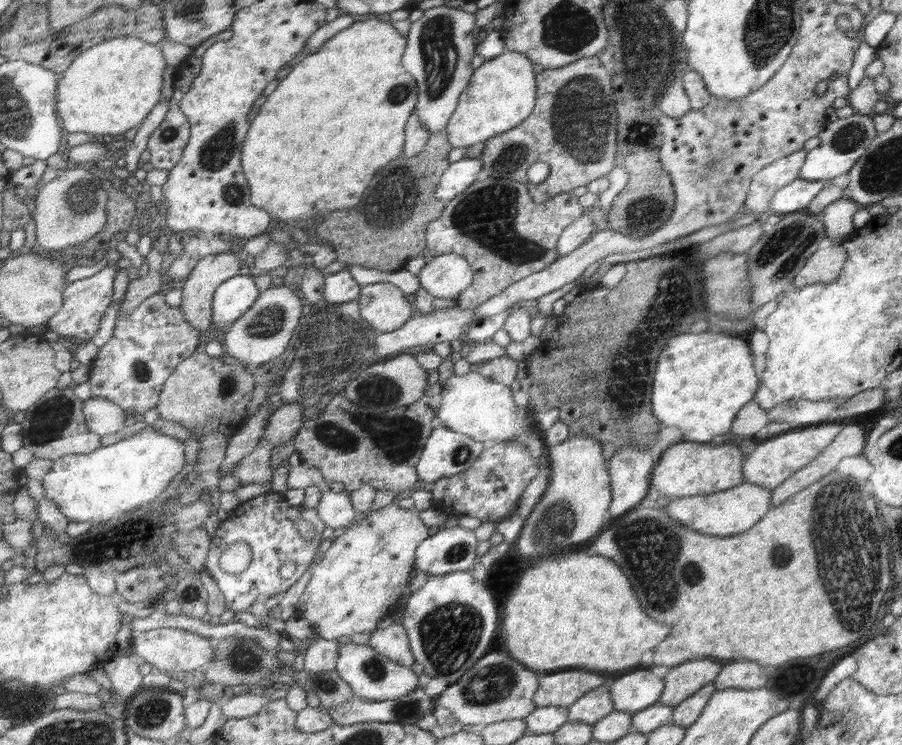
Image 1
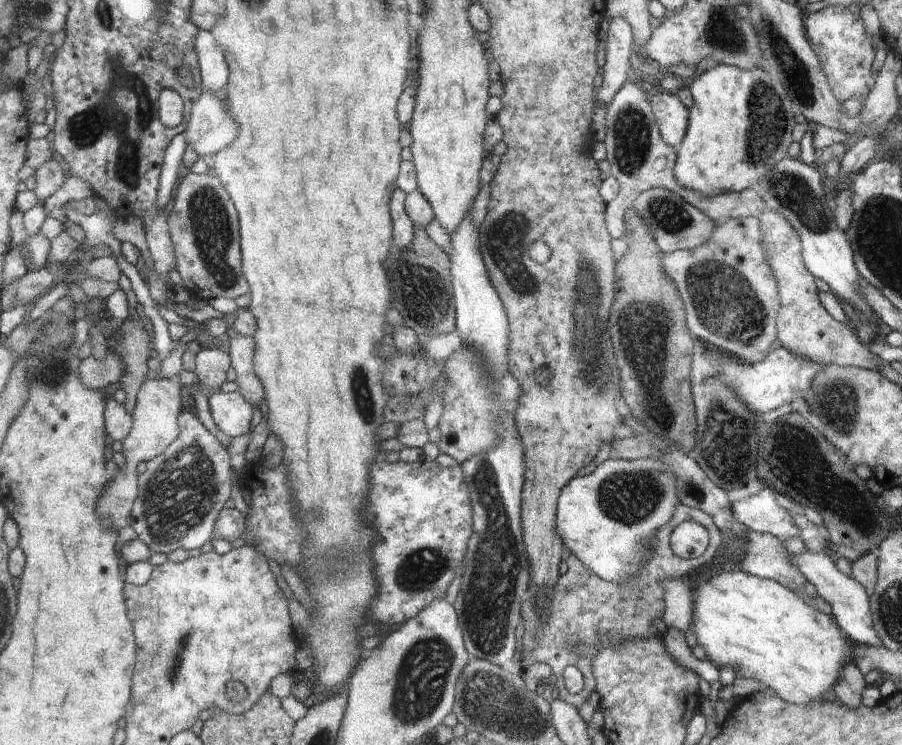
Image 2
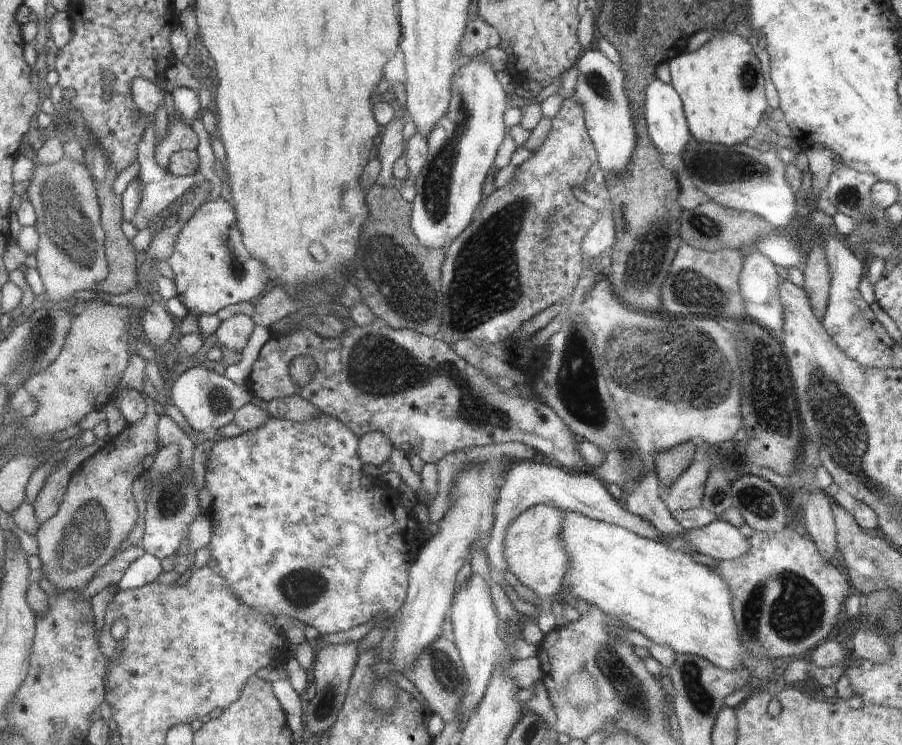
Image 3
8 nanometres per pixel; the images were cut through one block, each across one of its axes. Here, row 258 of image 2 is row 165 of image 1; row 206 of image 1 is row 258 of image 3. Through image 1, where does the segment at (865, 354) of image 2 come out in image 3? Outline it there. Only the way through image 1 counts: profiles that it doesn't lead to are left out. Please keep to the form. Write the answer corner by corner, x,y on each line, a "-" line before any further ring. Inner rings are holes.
755,248
745,252
745,261
740,274
740,290
746,302
746,314
752,321
760,322
766,330
781,338
783,331
783,308
779,301
779,282
783,271
780,270
767,256

